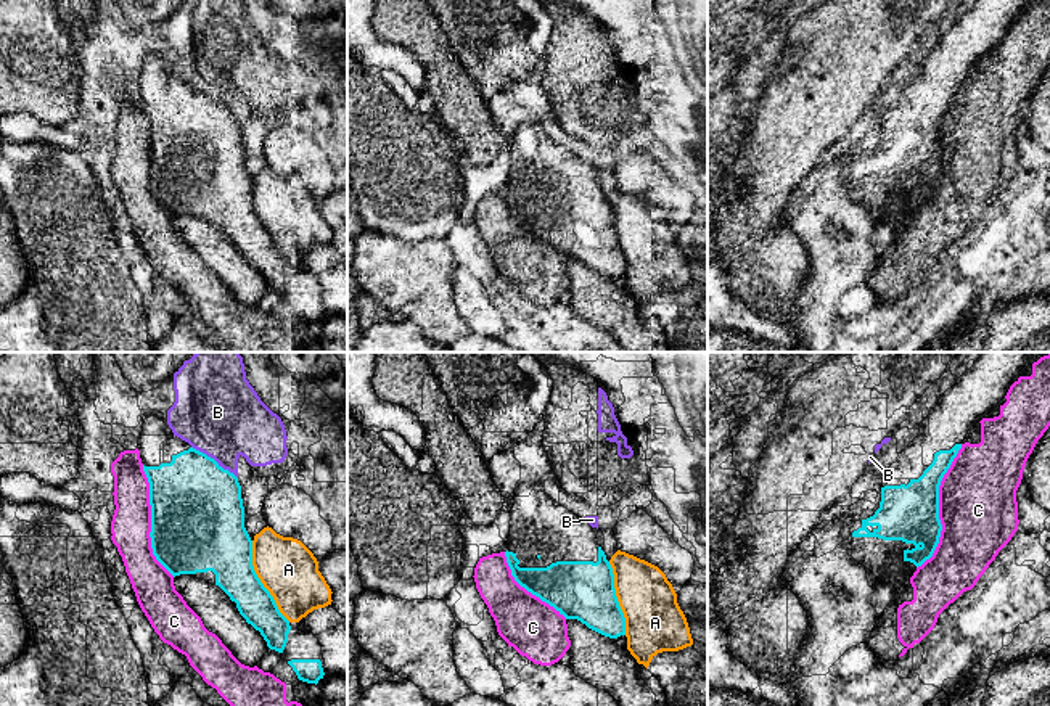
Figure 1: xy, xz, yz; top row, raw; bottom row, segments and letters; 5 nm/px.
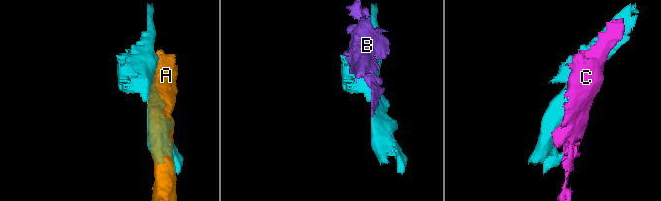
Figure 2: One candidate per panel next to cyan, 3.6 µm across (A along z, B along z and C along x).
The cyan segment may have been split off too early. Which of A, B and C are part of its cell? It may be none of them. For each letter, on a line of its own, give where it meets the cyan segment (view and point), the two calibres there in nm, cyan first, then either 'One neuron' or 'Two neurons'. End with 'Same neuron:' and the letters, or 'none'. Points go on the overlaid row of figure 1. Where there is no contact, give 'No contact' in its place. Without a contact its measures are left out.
A: Touches cyan at xy (259, 581). Thickness 280 nm (cyan) against 300 nm. Two neurons
B: Touches cyan at xy (213, 459). Thickness 460 nm (cyan) against 420 nm. Two neurons
C: Touches cyan at yz (938, 507). Thickness 280 nm (cyan) against 400 nm. Two neurons
Same neuron: none

